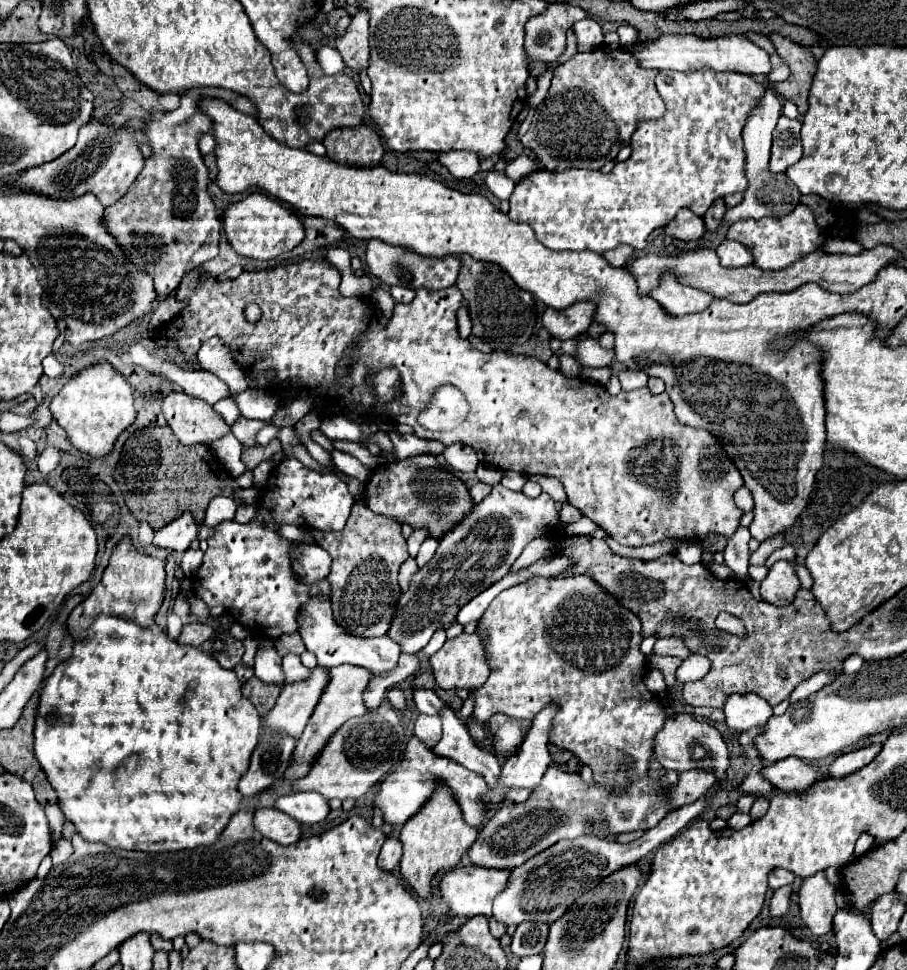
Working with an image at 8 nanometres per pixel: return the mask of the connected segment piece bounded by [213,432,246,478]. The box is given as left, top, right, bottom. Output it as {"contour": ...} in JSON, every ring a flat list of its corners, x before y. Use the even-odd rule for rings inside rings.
{"contour":[[229,432,227,436,221,436,215,444,213,444,213,454,225,464,225,468,229,470,229,474,233,478,237,478,246,471,246,466,243,466,243,462,239,460,243,452,243,446,241,442]]}

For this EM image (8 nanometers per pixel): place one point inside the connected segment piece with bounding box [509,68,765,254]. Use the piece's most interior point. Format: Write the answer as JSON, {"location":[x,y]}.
{"location":[692,155]}

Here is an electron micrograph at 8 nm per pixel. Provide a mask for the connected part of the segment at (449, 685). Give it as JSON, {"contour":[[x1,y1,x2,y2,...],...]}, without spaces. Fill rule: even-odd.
{"contour":[[461,634,447,640,443,648,429,658,437,686,445,690,473,690,479,688,487,676,489,666,477,634]]}

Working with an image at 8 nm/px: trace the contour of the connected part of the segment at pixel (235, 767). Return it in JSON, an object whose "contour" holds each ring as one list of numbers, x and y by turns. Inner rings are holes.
{"contour":[[99,616,89,636,73,646,69,660,59,664,55,672,45,680,41,692,37,722,35,722,35,756,43,766,53,790,59,796,59,808,69,822,75,824,77,832,89,842,105,842,109,848,141,850,141,852,179,852,193,850,203,844,215,844,221,832,227,828,231,816,239,810,239,780,251,762,251,752,259,742,261,716,241,692,241,680,233,670,225,670,219,662,195,646,181,646,161,630,139,628,131,620,119,620,117,616],[63,716,71,716,71,724,63,724]]}

